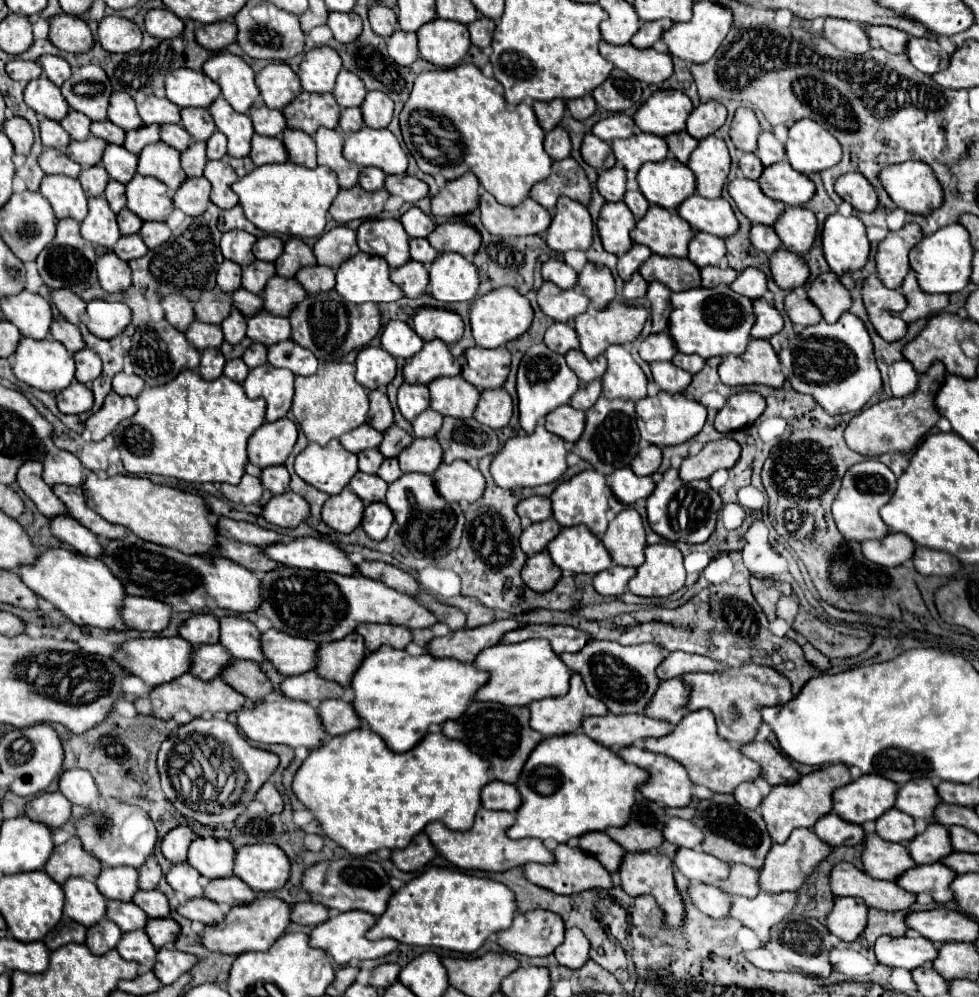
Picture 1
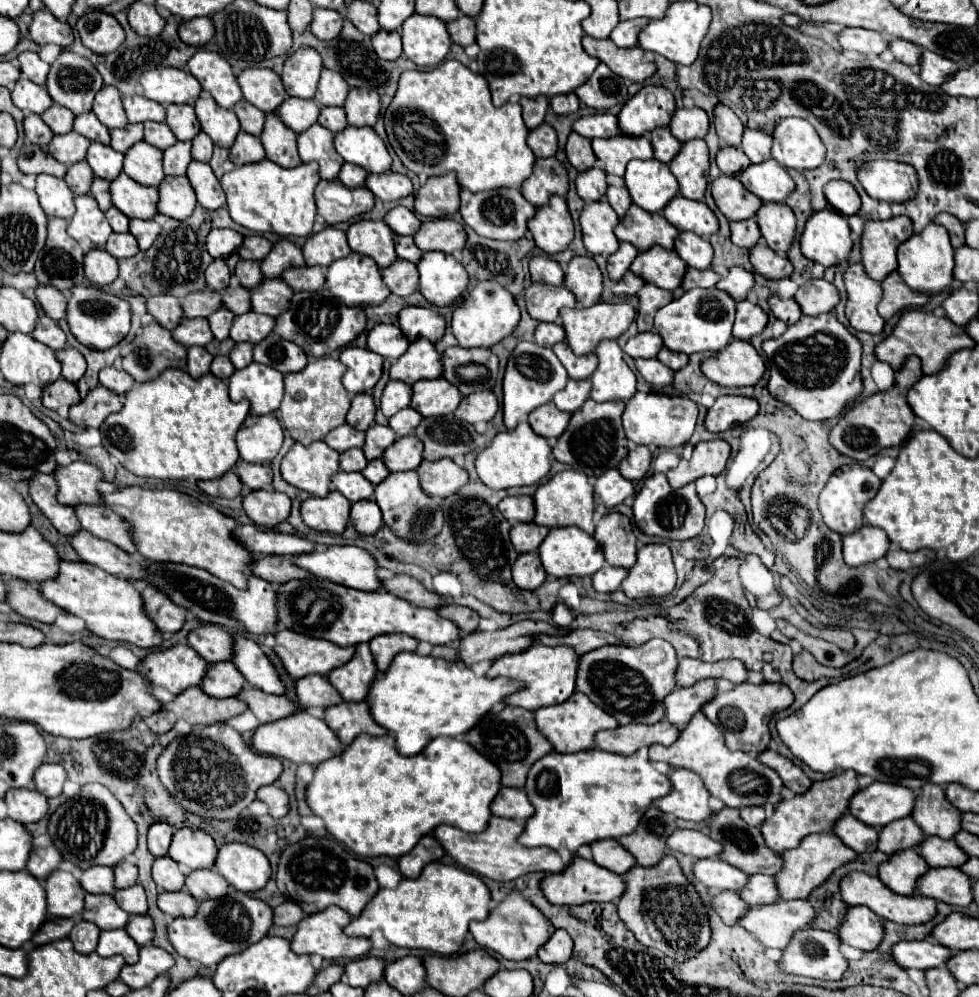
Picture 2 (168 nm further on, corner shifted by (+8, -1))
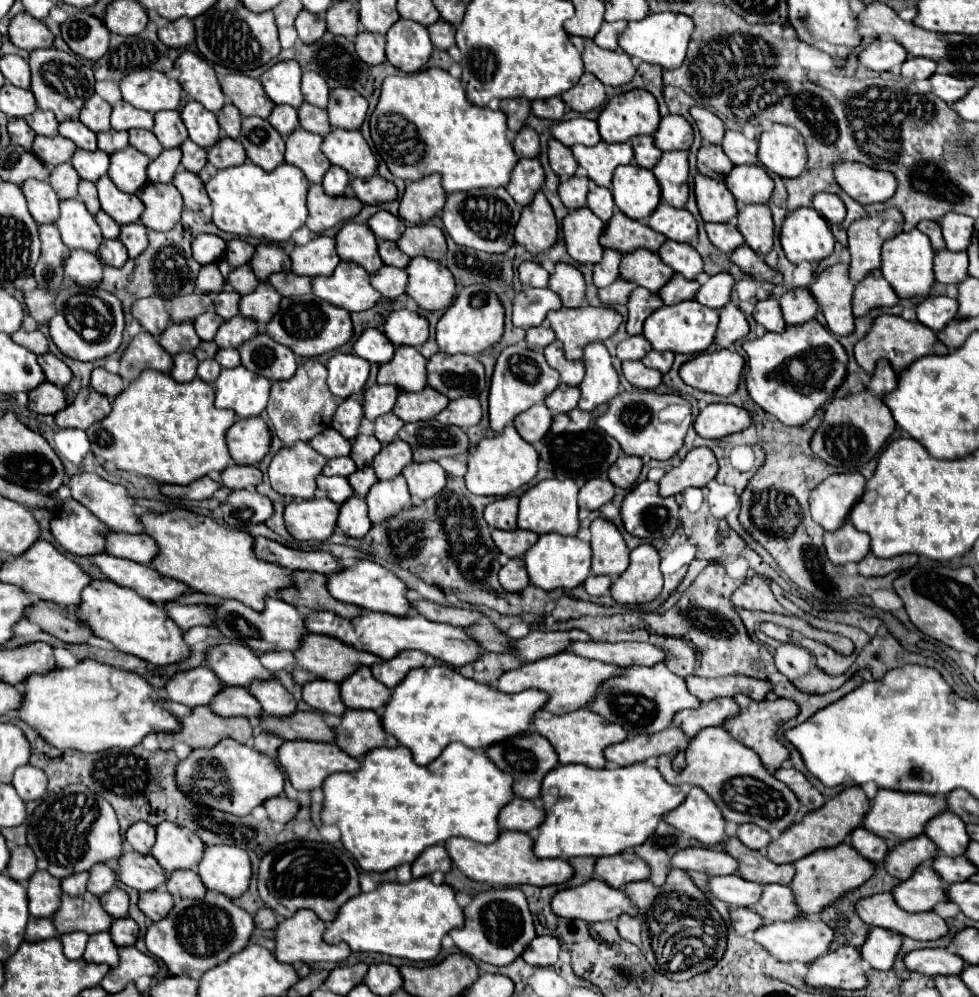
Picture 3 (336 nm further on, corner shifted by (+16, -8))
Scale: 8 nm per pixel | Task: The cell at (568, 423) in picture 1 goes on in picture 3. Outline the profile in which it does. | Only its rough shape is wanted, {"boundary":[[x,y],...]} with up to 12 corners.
{"boundary":[[542,402],[514,420],[518,434],[530,444],[542,440],[552,412]]}

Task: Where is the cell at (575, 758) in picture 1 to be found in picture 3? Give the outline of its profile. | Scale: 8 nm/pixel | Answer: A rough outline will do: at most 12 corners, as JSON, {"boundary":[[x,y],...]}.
{"boundary":[[646,764],[558,766],[538,858],[614,856],[686,798]]}

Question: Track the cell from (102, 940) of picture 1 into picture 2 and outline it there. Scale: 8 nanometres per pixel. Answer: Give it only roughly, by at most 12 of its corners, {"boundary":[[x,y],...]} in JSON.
{"boundary":[[78,921],[70,933],[78,953],[94,953],[100,927]]}

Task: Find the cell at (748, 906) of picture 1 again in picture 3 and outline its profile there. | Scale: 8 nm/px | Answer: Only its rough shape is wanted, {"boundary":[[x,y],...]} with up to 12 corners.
{"boundary":[[816,918],[774,922],[752,938],[782,962],[812,962],[834,930]]}

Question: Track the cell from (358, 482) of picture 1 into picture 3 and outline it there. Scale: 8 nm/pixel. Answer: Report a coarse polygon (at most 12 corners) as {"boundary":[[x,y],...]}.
{"boundary":[[324,476],[316,478],[316,486],[326,496],[342,504],[354,492],[346,478]]}

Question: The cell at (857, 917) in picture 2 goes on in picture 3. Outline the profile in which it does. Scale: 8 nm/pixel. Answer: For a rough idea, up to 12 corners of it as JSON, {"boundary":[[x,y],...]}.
{"boundary":[[872,928],[860,948],[874,970],[892,970],[902,936]]}

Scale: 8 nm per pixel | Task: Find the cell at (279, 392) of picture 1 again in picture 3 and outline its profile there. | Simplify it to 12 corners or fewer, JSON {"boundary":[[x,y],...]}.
{"boundary":[[244,366],[214,382],[216,408],[260,416],[270,380]]}

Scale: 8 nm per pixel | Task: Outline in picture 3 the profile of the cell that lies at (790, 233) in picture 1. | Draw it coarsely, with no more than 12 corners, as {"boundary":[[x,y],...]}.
{"boundary":[[744,204],[736,214],[744,242],[760,256],[774,244],[766,204]]}

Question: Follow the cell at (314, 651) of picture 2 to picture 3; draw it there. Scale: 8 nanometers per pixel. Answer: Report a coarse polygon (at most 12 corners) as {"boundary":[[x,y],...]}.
{"boundary":[[304,636],[294,680],[344,682],[384,662],[328,636]]}

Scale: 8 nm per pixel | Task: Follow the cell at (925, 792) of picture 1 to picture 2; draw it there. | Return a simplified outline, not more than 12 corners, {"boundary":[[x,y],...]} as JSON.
{"boundary":[[934,783],[916,791],[912,819],[924,835],[952,839],[960,811]]}

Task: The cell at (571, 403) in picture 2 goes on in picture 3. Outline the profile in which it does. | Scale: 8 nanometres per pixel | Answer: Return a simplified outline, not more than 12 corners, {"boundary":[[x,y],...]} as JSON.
{"boundary":[[560,384],[548,398],[546,406],[558,412],[576,408],[580,390]]}

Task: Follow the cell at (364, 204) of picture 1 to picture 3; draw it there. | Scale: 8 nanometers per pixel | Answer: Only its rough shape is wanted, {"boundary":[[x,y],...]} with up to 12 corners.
{"boundary":[[310,186],[306,226],[316,234],[362,210],[356,196]]}

